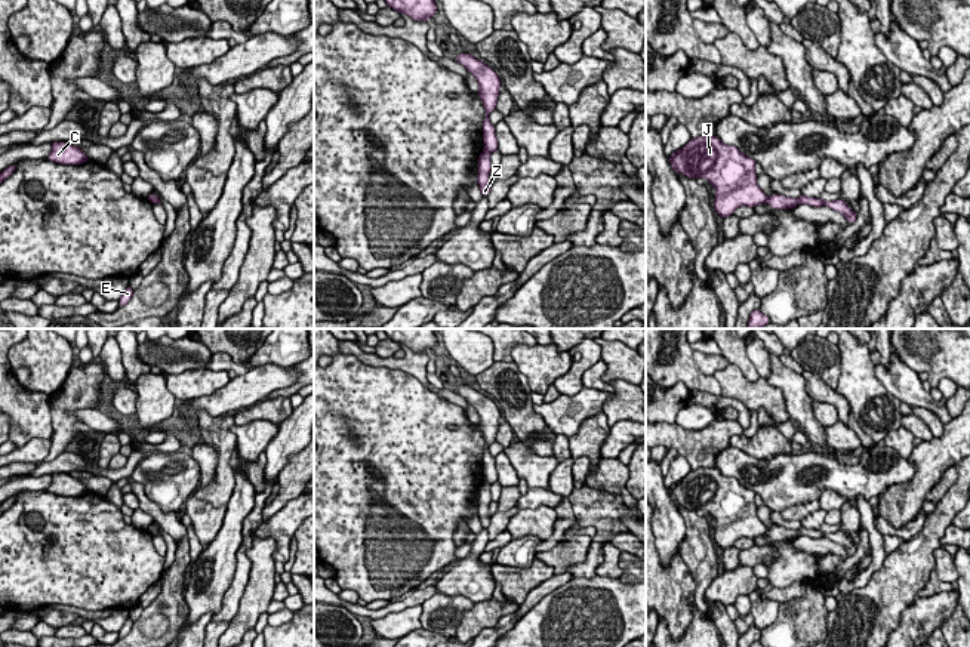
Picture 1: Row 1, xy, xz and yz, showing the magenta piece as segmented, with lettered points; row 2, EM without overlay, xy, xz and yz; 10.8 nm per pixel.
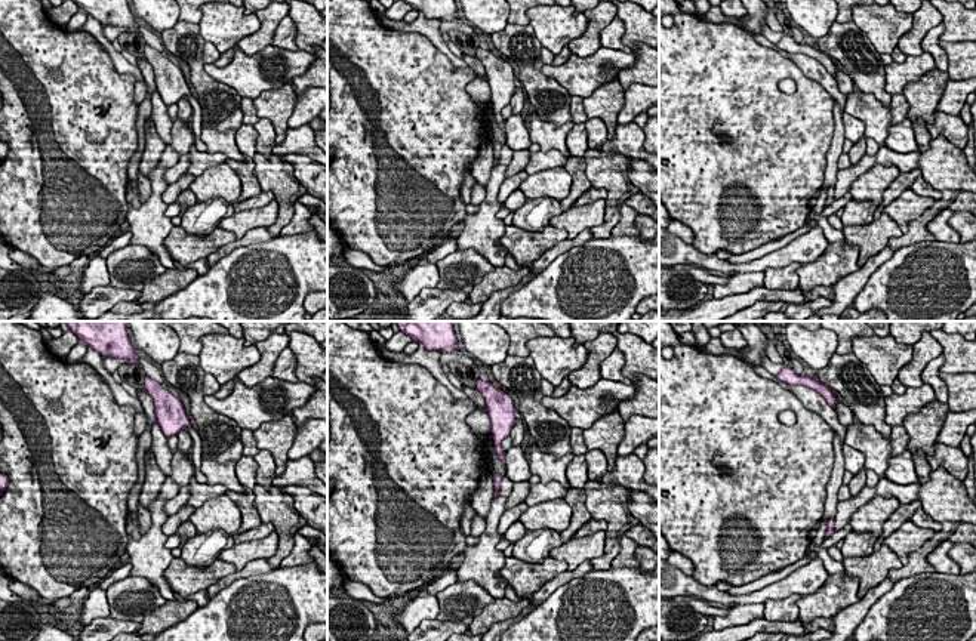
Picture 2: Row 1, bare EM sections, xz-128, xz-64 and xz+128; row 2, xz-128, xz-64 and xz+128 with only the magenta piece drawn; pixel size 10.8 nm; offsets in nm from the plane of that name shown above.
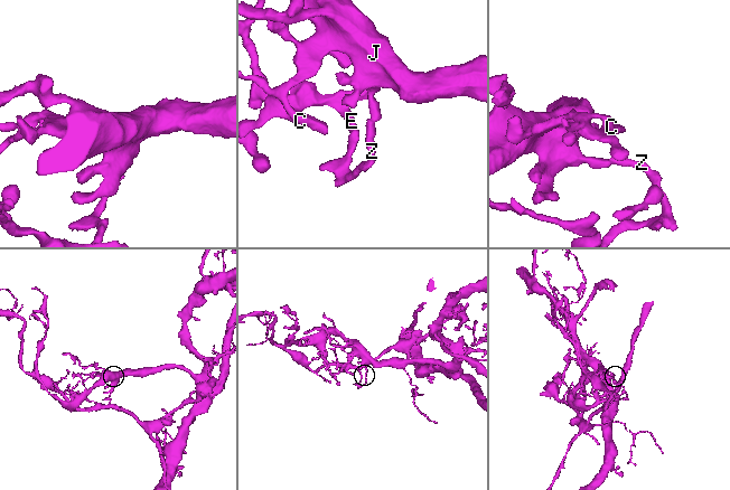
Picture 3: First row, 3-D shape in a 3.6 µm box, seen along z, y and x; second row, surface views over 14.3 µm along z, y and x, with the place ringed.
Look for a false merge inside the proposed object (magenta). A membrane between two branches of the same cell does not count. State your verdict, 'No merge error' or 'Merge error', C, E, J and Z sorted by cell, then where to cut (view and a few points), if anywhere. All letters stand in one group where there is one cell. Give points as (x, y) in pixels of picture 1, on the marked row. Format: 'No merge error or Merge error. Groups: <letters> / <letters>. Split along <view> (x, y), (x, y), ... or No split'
Merge error. Groups: C J / E Z. Split along xz (484, 147), (489, 153)

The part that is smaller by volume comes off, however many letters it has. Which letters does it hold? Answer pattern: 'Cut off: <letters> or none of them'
Cut off: E, Z

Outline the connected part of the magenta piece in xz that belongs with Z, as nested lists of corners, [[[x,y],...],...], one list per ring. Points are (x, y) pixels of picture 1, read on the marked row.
[[[484,148],[478,157],[478,173],[477,173],[477,182],[483,197],[489,197],[490,192],[490,187],[492,187],[492,182],[489,181],[490,170],[492,170],[490,152]]]

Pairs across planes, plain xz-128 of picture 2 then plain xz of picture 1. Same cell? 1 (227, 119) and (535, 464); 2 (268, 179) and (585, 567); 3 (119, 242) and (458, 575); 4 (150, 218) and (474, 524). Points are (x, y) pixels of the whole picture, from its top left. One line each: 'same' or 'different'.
1: different
2: same
3: different
4: different

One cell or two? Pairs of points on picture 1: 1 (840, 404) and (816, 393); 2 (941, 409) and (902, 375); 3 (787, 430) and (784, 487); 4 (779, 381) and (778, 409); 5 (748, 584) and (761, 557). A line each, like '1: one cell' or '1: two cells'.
1: one cell
2: one cell
3: two cells
4: two cells
5: two cells

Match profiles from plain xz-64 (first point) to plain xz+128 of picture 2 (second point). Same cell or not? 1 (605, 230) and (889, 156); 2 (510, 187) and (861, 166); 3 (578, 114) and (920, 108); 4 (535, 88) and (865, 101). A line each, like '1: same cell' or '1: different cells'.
1: different cells
2: same cell
3: different cells
4: different cells

